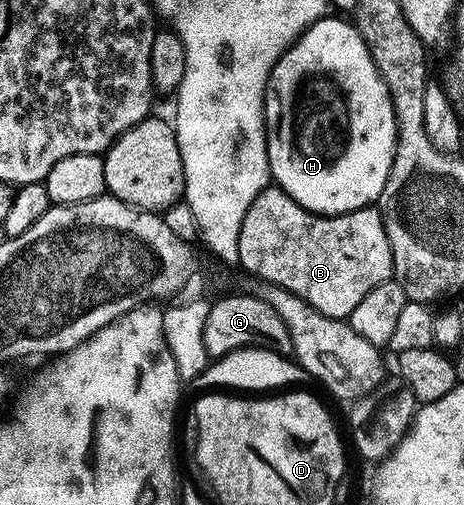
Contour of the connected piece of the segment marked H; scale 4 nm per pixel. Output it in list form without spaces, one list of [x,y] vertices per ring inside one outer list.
[[[323,17],[316,20],[278,58],[278,64],[274,68],[278,71],[278,91],[282,91],[282,131],[278,131],[278,135],[274,135],[274,147],[266,147],[266,152],[270,158],[270,174],[273,182],[283,191],[288,192],[304,210],[319,215],[345,215],[348,211],[377,204],[379,197],[382,196],[382,190],[388,181],[388,173],[392,169],[398,130],[388,85],[384,85],[362,34],[358,32],[357,26],[353,22],[345,23],[342,19],[330,18]]]

